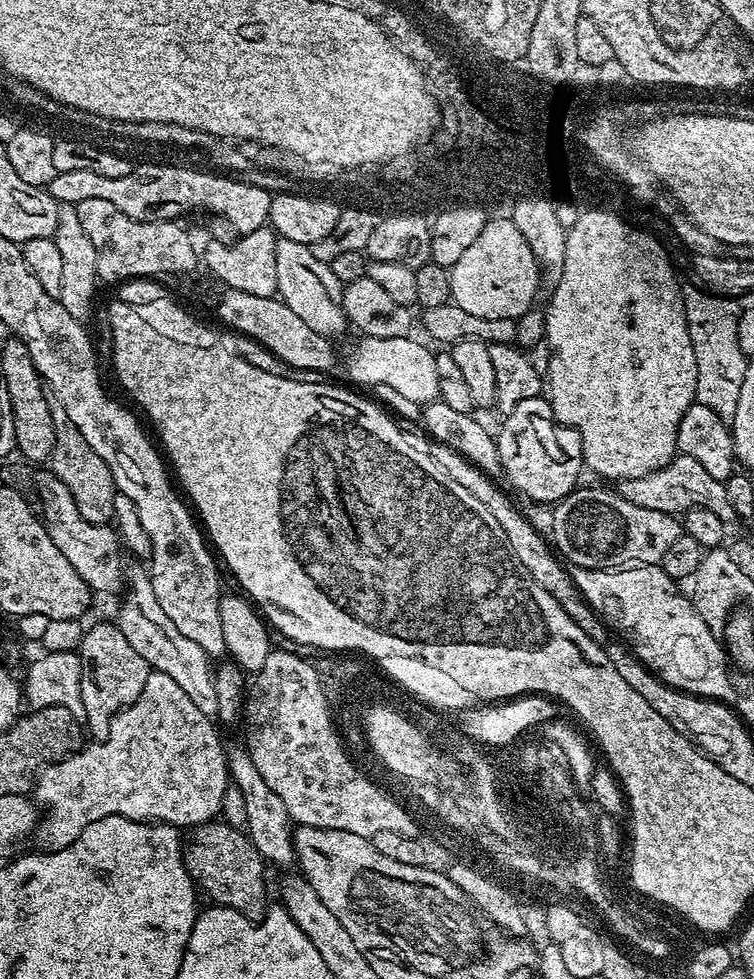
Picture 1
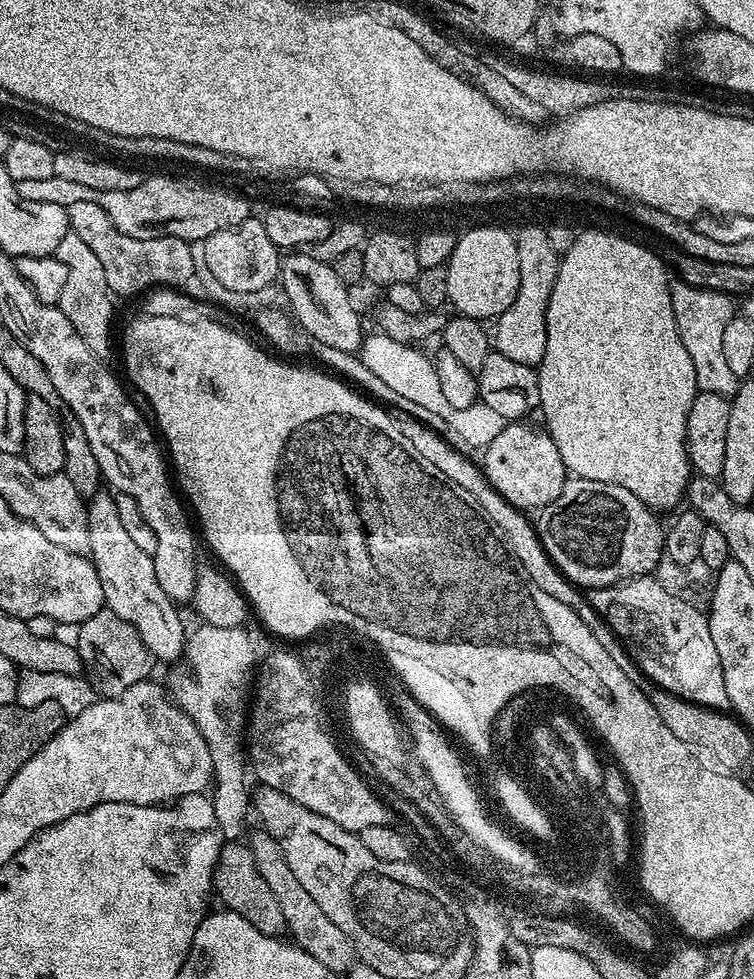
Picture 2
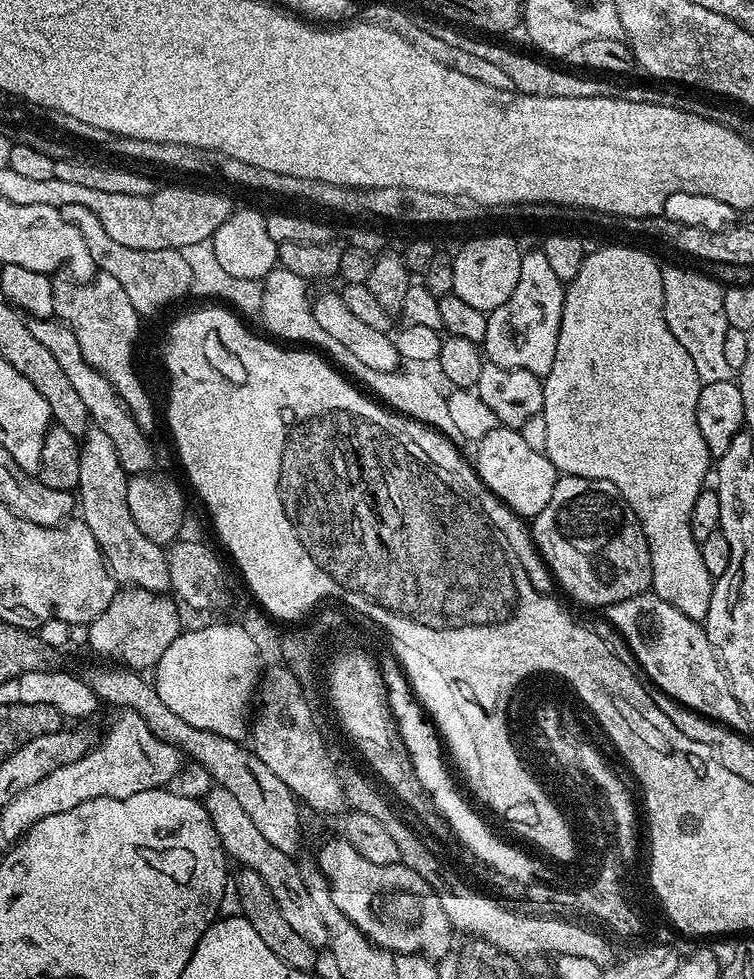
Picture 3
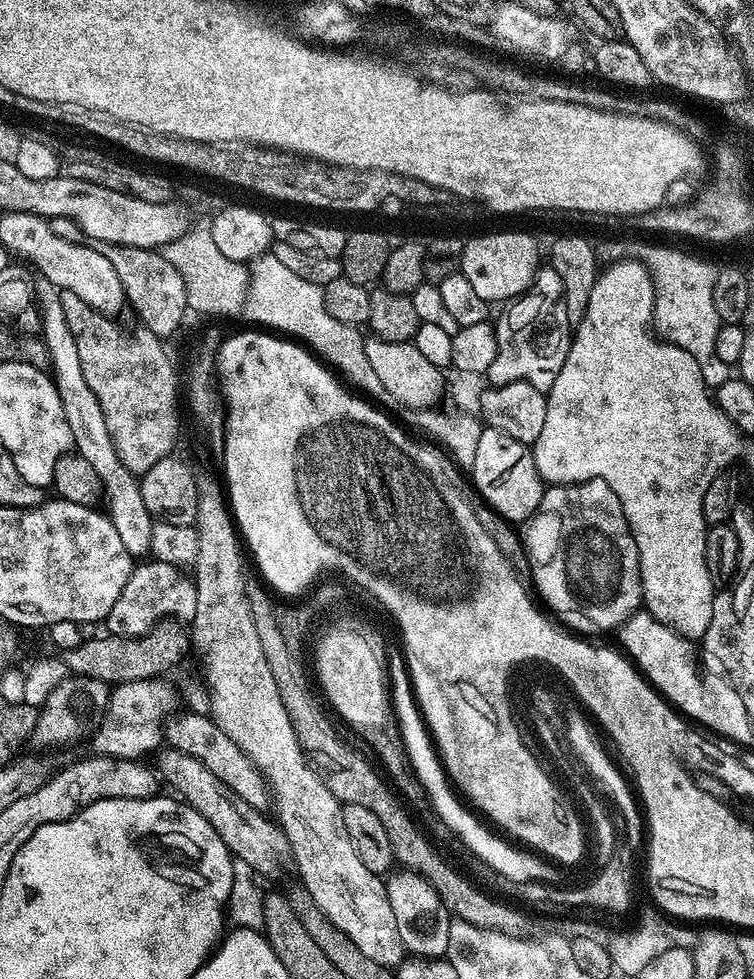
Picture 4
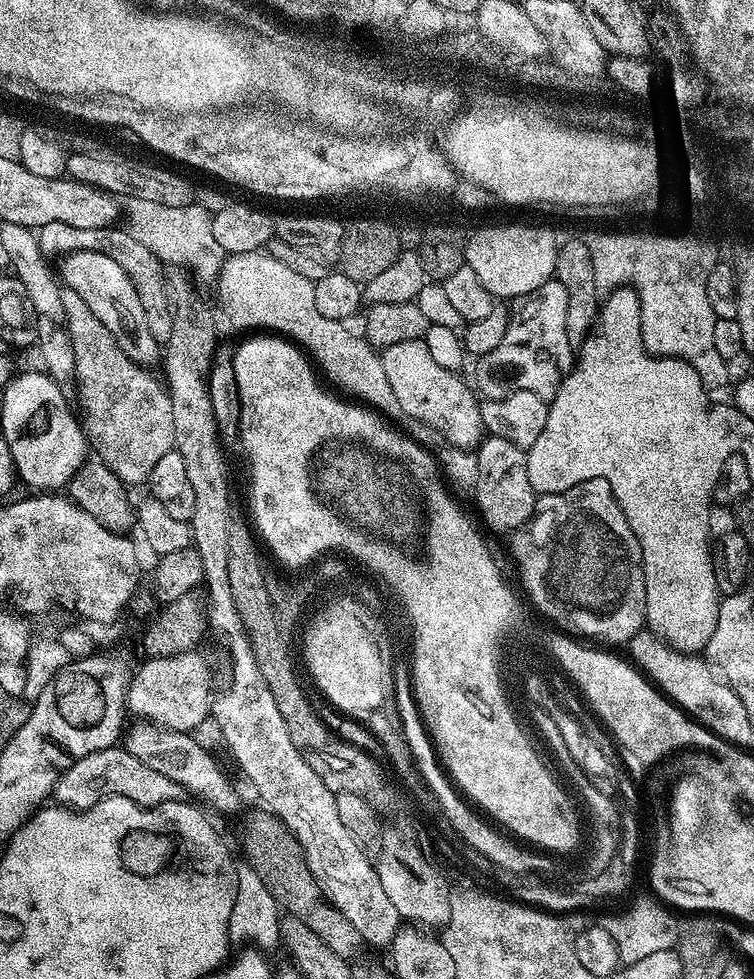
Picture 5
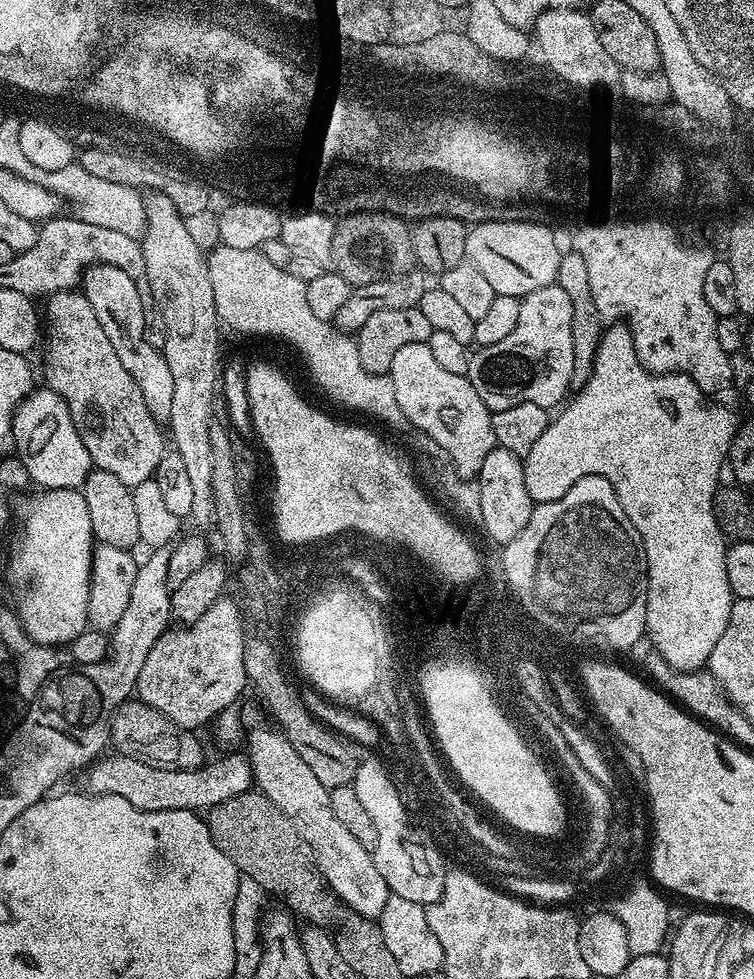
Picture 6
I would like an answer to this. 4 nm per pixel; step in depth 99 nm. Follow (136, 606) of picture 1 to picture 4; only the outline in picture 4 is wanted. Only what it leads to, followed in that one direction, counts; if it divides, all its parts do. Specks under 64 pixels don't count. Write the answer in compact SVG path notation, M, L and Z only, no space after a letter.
M37 279L36 297L42 318L40 332L48 351L50 374L54 379L58 398L62 402L66 422L70 422L70 434L75 451L82 458L86 458L86 462L90 462L90 470L94 470L100 483L102 504L104 500L103 507L106 509L108 520L114 526L114 530L118 530L118 538L122 538L122 546L129 555L133 558L144 558L149 555L152 546L154 518L146 510L146 504L142 502L137 473L126 470L122 458L118 458L118 450L110 438L102 406L98 398L94 398L94 390L90 390L86 377L82 374L82 362L78 362L78 346L74 343L74 334L70 334L70 326L66 326L60 294L61 289L53 286L49 280Z

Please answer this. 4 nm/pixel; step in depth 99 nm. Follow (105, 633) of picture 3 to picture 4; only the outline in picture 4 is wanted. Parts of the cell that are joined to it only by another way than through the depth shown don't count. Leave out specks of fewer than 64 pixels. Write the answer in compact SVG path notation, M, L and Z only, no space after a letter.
M157 560L142 562L133 567L126 586L122 588L118 600L114 602L113 609L104 621L107 633L114 636L142 636L167 620L191 623L197 610L196 585L189 577L186 579L180 576L181 571L172 564Z

